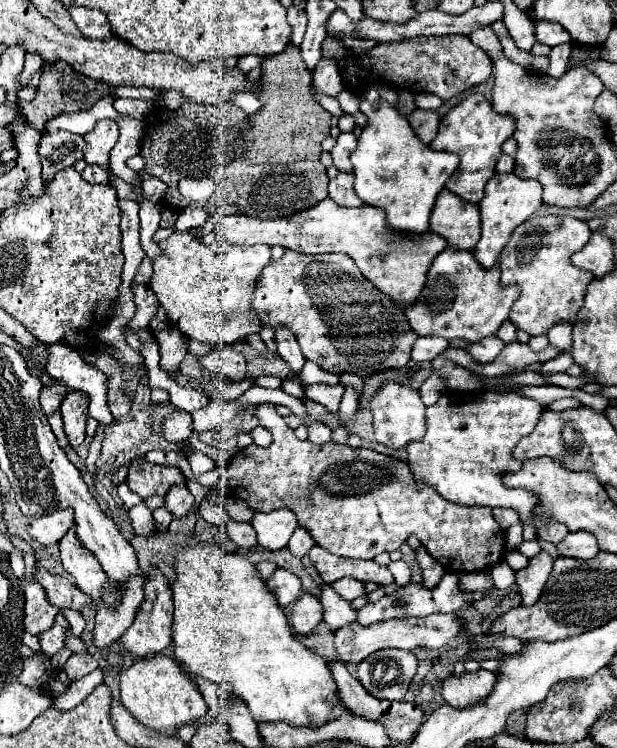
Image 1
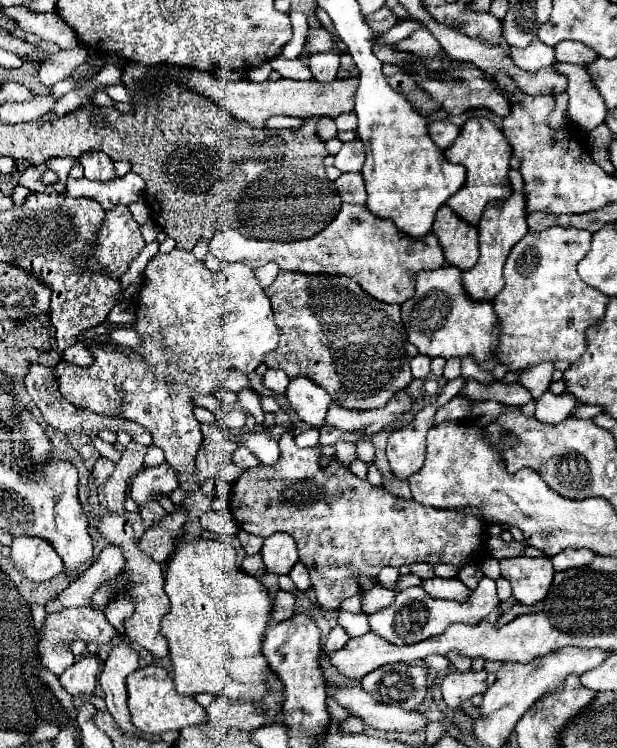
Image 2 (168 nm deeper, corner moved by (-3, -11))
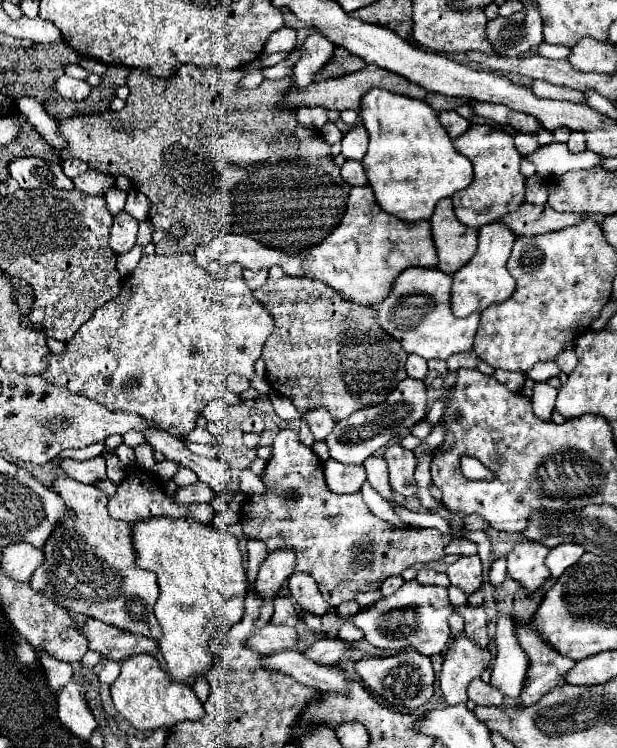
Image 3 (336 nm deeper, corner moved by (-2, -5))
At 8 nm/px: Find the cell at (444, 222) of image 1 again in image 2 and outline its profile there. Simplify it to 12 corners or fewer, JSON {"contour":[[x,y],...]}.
{"contour":[[450,206],[438,210],[432,232],[448,264],[478,262],[478,228]]}

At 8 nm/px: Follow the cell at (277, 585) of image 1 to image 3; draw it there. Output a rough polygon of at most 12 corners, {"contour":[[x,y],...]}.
{"contour":[[275,598],[273,624],[299,622],[291,598]]}

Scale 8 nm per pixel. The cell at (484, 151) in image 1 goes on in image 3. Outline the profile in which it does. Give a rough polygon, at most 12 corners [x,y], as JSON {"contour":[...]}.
{"contour":[[471,124],[453,140],[475,168],[453,194],[461,224],[481,226],[525,202],[513,134]]}

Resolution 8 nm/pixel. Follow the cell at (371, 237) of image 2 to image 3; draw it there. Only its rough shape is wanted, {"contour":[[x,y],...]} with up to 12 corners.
{"contour":[[349,190],[321,246],[287,254],[223,234],[219,258],[327,284],[355,304],[381,302],[407,266],[435,268],[431,224]]}

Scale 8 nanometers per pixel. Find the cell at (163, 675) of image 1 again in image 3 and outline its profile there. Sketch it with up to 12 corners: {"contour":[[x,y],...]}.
{"contour":[[151,654],[121,664],[111,698],[137,730],[201,720],[189,684]]}

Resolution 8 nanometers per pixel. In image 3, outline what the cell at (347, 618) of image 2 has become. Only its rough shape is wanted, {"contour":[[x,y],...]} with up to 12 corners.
{"contour":[[351,620],[339,628],[337,638],[357,642],[363,632]]}

